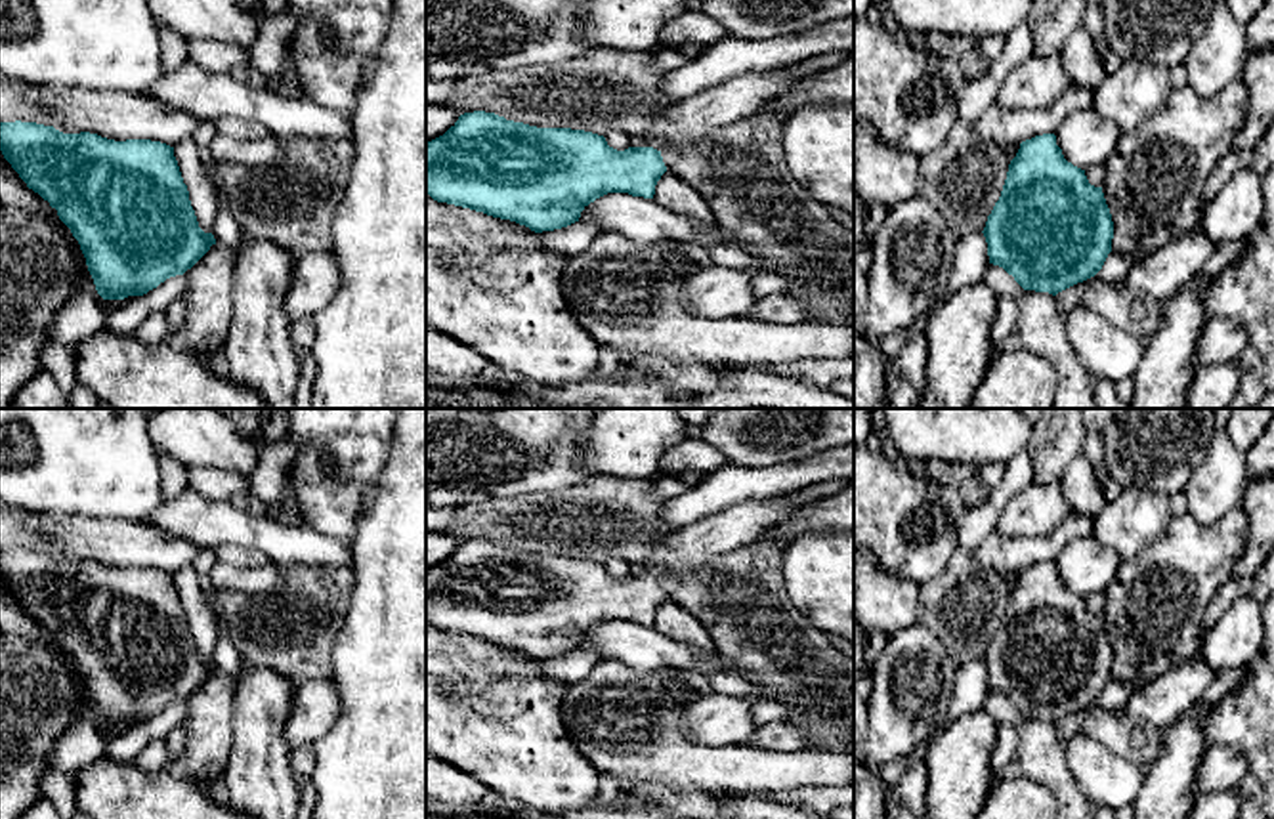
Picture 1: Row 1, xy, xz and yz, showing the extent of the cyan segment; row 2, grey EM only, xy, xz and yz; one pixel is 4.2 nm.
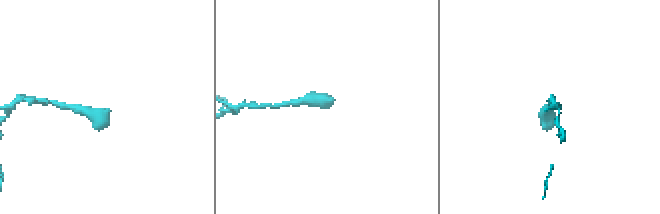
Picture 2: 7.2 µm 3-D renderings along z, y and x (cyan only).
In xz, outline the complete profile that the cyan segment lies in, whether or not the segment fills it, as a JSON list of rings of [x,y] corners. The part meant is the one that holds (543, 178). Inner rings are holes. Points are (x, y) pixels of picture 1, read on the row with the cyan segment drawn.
[[[789,67],[753,71],[667,107],[667,111],[651,122],[649,132],[644,136],[646,145],[628,147],[625,151],[609,147],[604,136],[584,130],[537,128],[523,122],[506,120],[495,113],[464,113],[443,136],[426,143],[426,193],[437,202],[510,220],[529,227],[535,233],[562,229],[579,221],[581,212],[607,193],[628,193],[632,197],[653,199],[655,185],[667,172],[661,157],[665,147],[691,147],[705,143],[712,132],[749,118],[760,105],[793,92],[802,78],[793,78],[787,69]]]

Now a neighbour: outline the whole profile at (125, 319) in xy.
[[[191,269],[183,275],[176,275],[160,283],[157,288],[147,294],[132,300],[130,304],[111,309],[107,313],[107,328],[117,334],[134,334],[136,328],[151,315],[164,313],[166,307],[185,292],[189,283]]]

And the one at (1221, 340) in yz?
[[[1209,319],[1200,334],[1196,363],[1209,367],[1234,363],[1247,346],[1247,332],[1238,321]]]

